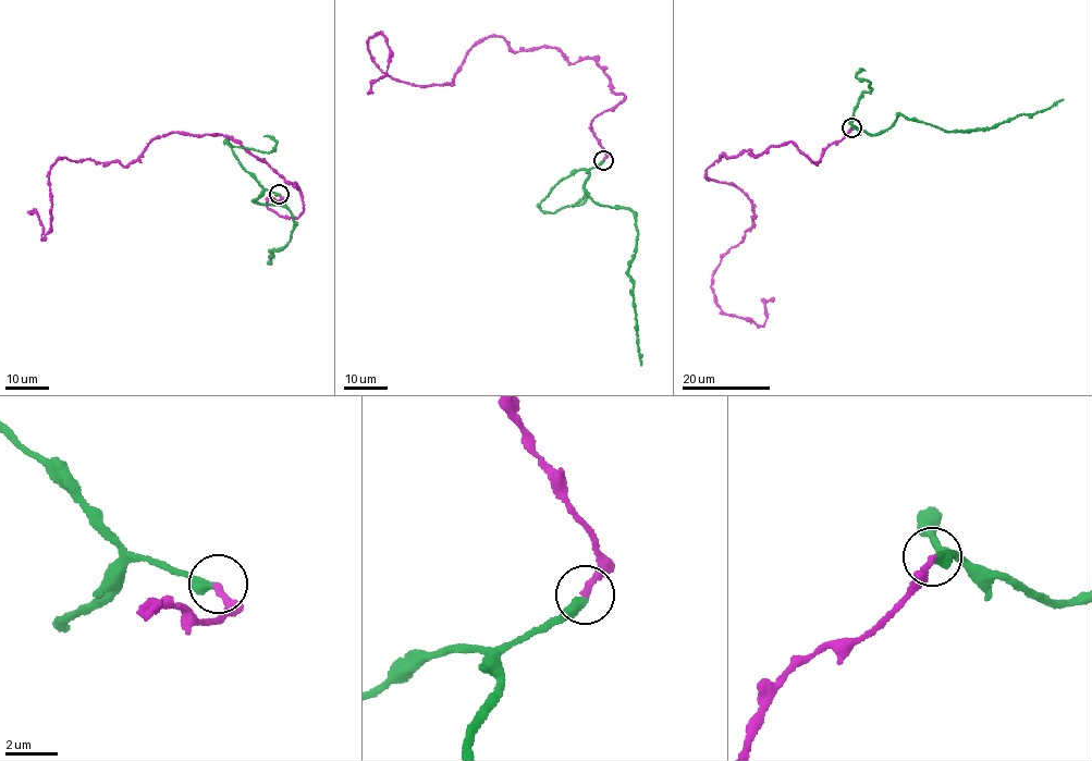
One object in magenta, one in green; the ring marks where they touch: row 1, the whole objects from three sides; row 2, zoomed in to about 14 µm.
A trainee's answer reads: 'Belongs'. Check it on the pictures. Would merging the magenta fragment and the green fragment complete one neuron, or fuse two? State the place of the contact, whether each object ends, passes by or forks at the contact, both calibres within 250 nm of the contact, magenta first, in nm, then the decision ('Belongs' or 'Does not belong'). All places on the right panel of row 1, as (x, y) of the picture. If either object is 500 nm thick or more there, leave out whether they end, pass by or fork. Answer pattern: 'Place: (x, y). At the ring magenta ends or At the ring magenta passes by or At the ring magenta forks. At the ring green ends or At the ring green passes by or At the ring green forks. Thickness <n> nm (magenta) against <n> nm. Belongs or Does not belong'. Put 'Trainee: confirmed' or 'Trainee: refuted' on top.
Trainee: confirmed
Place: (851, 127). At the ring magenta ends. At the ring green ends. Thickness 240 nm (magenta) against 380 nm. Belongs

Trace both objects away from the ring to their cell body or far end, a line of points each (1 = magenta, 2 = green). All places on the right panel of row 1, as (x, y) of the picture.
1: (851, 127), (817, 164), (790, 142), (706, 171), (755, 217), (714, 271), (716, 306), (761, 326), (773, 299)
2: (851, 127), (876, 135), (891, 126), (900, 113), (956, 132), (992, 129), (1019, 114), (1048, 109), (1064, 99)

